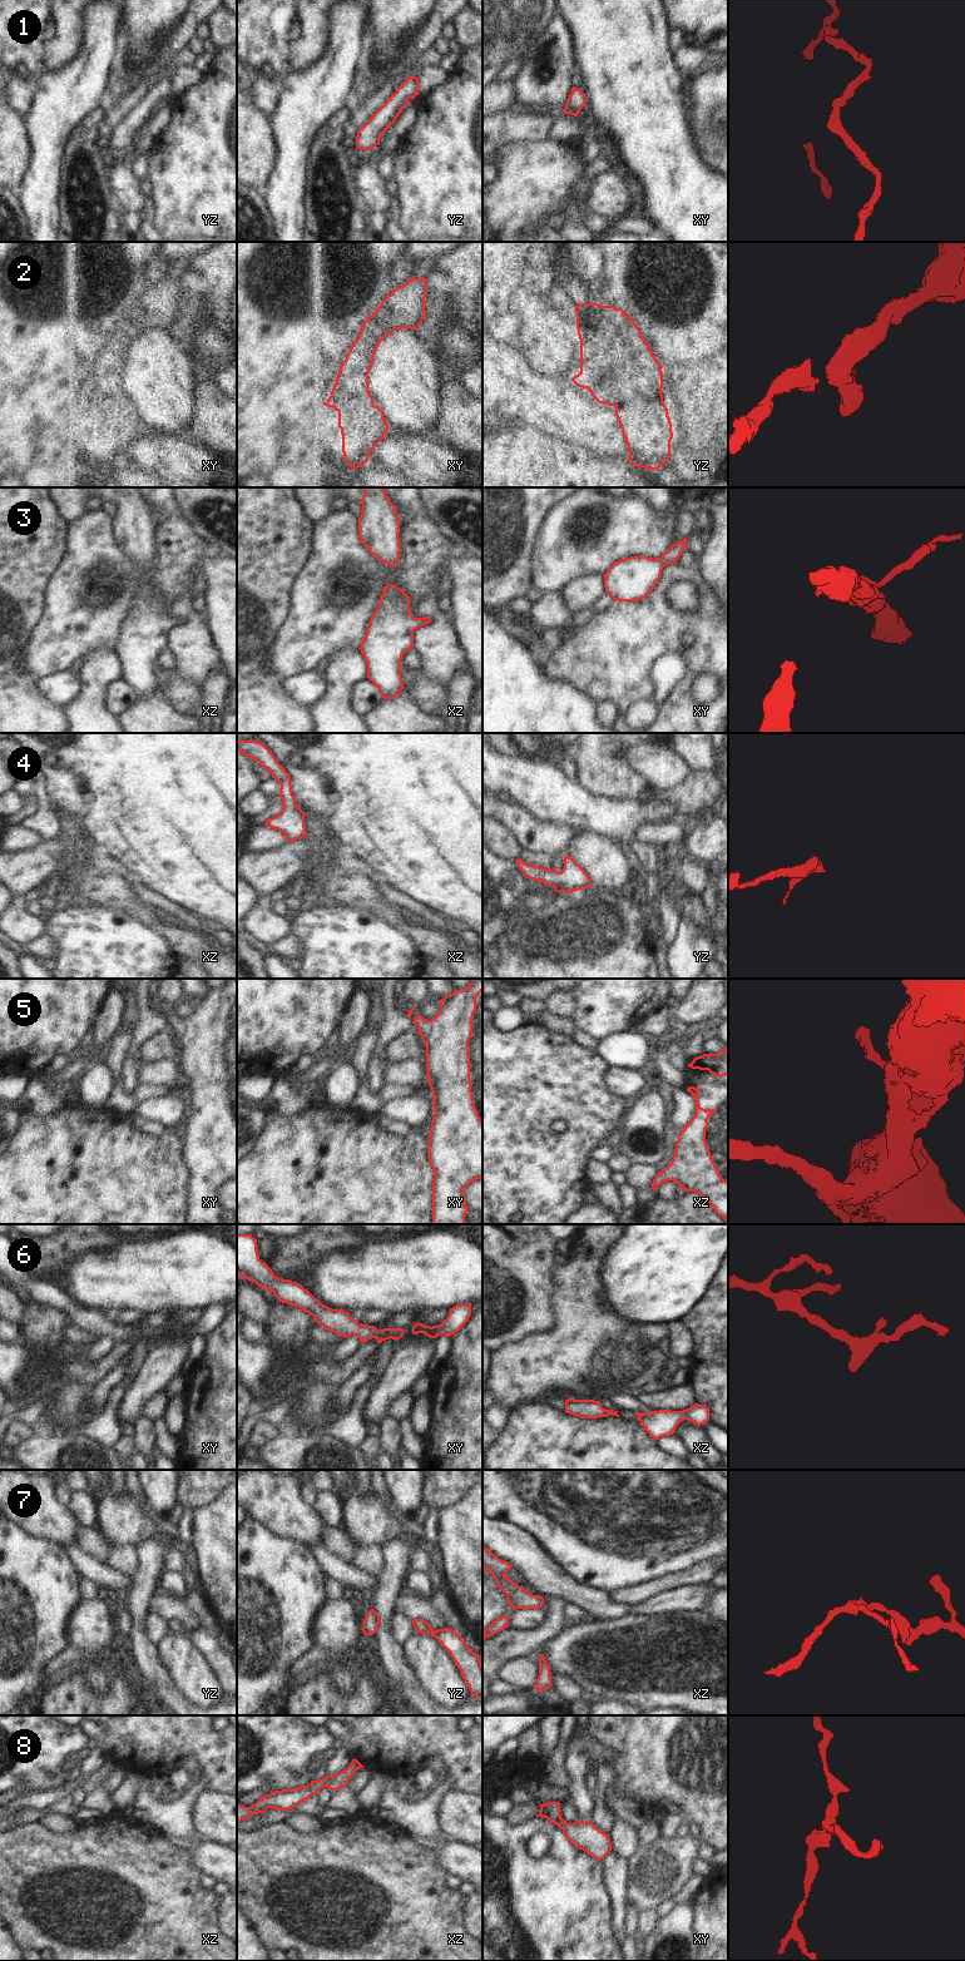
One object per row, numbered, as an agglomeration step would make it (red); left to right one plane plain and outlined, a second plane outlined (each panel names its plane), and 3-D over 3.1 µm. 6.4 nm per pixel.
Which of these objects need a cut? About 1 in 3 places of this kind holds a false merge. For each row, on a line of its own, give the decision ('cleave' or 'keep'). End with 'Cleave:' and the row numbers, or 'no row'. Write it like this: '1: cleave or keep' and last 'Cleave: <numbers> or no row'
1: keep
2: keep
3: keep
4: keep
5: keep
6: keep
7: keep
8: keep
Cleave: no row

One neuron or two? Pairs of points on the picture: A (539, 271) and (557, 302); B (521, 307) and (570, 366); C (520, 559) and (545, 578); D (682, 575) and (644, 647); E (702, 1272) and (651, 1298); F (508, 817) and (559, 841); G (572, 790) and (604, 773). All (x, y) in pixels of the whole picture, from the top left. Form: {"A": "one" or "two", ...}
{"A": "two", "B": "one", "C": "two", "D": "one", "E": "one", "F": "one", "G": "two"}

